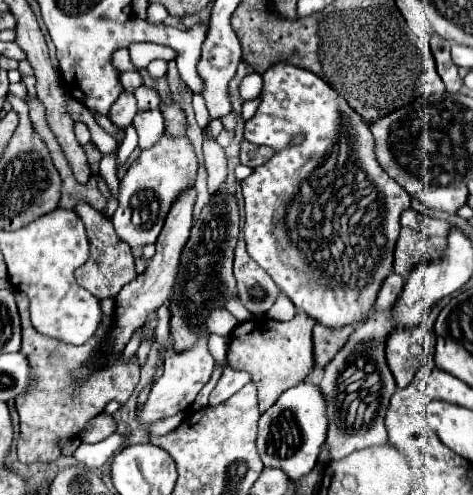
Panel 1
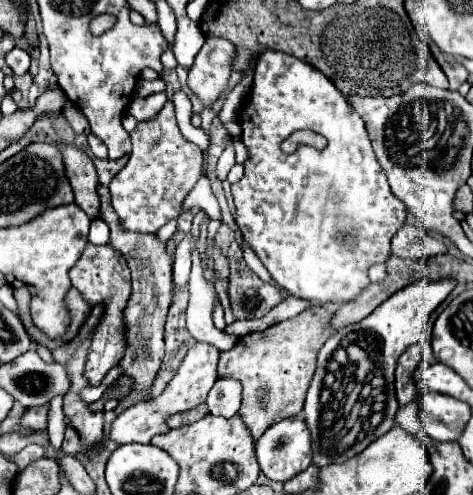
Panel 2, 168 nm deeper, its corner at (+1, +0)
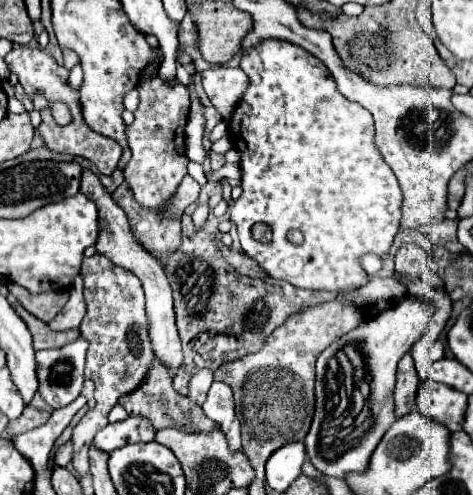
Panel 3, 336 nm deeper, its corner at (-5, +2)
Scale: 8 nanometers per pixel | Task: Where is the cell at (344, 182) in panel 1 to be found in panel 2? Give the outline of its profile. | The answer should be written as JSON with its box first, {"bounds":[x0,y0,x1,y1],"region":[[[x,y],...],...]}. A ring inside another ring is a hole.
{"bounds":[232,51,408,307],"region":[[[264,51],[264,55],[258,57],[258,63],[254,67],[252,93],[242,101],[242,105],[238,109],[238,115],[236,115],[236,121],[244,129],[242,141],[248,147],[250,157],[244,163],[244,177],[238,183],[232,185],[232,195],[234,195],[234,203],[236,203],[236,223],[238,223],[240,233],[248,241],[248,245],[256,251],[256,255],[260,257],[264,267],[270,271],[274,281],[280,287],[284,287],[292,297],[306,299],[310,303],[318,303],[318,305],[324,305],[324,307],[328,307],[332,303],[348,303],[350,299],[358,297],[370,285],[368,269],[376,263],[386,263],[386,259],[390,255],[390,239],[398,231],[398,227],[406,221],[406,213],[408,213],[406,205],[396,195],[392,195],[392,191],[388,187],[388,181],[386,181],[386,175],[384,175],[384,169],[380,167],[380,163],[376,163],[376,155],[372,151],[370,137],[366,133],[366,127],[364,127],[364,121],[360,119],[360,115],[356,115],[356,111],[350,107],[350,103],[344,99],[344,95],[340,95],[340,91],[324,75],[320,75],[320,71],[316,71],[312,65],[306,65],[304,61],[298,61],[296,57],[280,53],[280,51]],[[296,129],[312,129],[312,131],[324,135],[328,145],[322,151],[314,149],[314,147],[298,147],[294,153],[284,155],[280,151],[280,143],[290,133],[294,133]]]}

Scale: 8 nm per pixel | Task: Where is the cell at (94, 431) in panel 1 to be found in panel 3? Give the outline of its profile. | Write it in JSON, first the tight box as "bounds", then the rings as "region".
{"bounds":[56,441,72,467],"region":[[[68,441],[68,443],[58,447],[58,451],[56,451],[56,465],[58,467],[66,467],[70,463],[70,457],[72,457],[72,445]]]}

